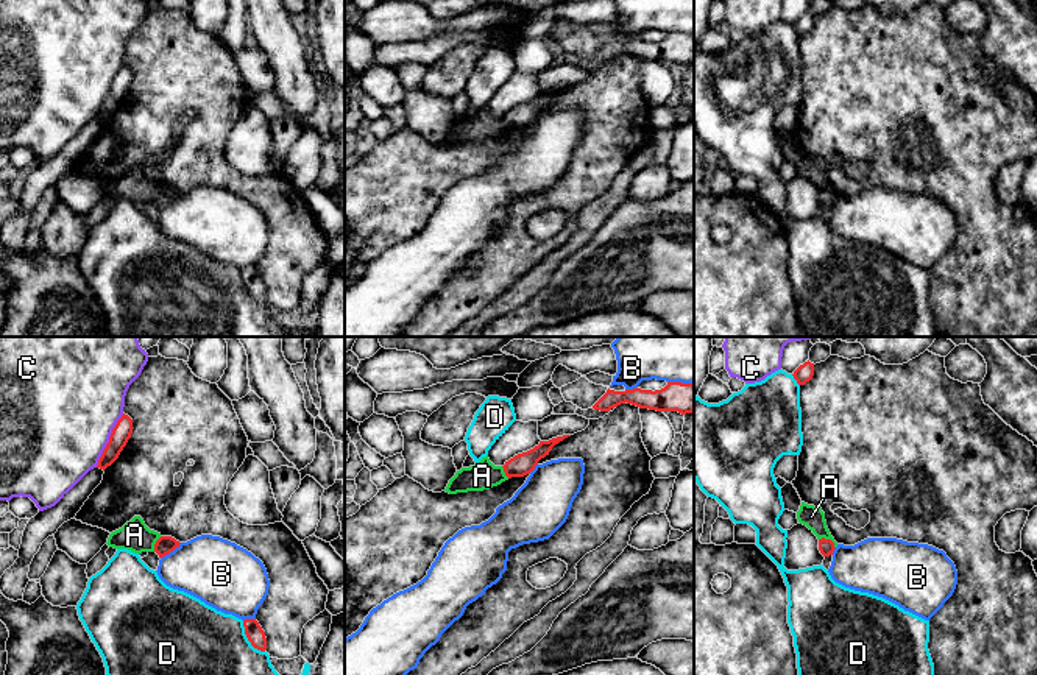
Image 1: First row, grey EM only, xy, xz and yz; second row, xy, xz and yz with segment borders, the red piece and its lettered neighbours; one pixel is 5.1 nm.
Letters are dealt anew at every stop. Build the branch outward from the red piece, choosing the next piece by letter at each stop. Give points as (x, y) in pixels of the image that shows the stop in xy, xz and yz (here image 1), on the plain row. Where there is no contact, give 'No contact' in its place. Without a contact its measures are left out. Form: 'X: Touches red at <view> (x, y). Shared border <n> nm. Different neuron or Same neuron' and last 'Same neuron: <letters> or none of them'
A: Touches red at yz (828, 190). Shared border 100 nm. Different neuron
B: Touches red at xy (170, 201). Shared border 140 nm. Different neuron
C: Touches red at xy (109, 91). Shared border 320 nm. Different neuron
D: Touches red at xy (248, 290). Shared border 200 nm. Different neuron
Same neuron: none of them

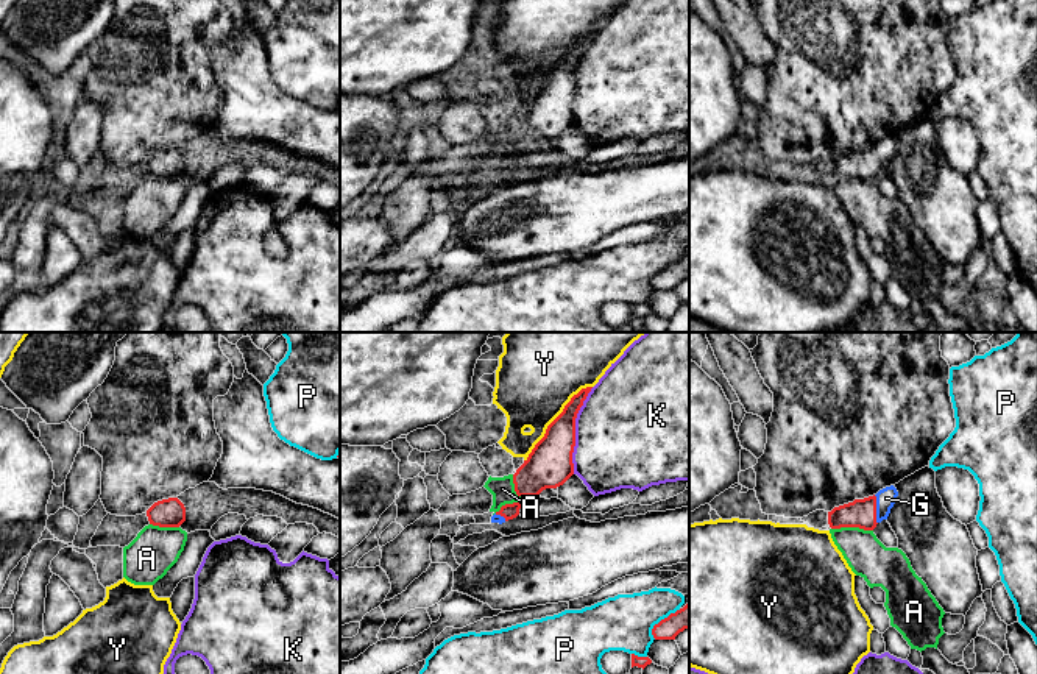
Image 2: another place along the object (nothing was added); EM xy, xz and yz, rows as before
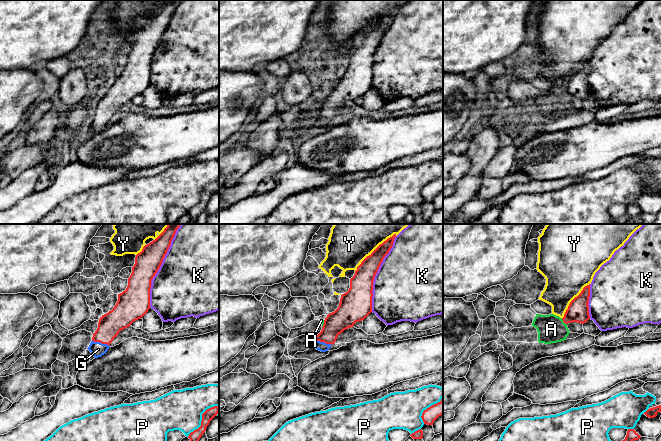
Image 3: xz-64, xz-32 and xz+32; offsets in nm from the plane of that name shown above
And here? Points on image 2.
A: Touches red at yz (852, 177). Shared border 220 nm. Different neuron
G: Touches red at yz (875, 159). Shared border 150 nm. Same neuron
K: Touches red at xz (574, 81). Shared border 460 nm. Different neuron
P: Touches red at xz (661, 270). Shared border 220 nm. Different neuron
Y: Touches red at xz (554, 70). Shared border 500 nm. Different neuron
Same neuron: G

